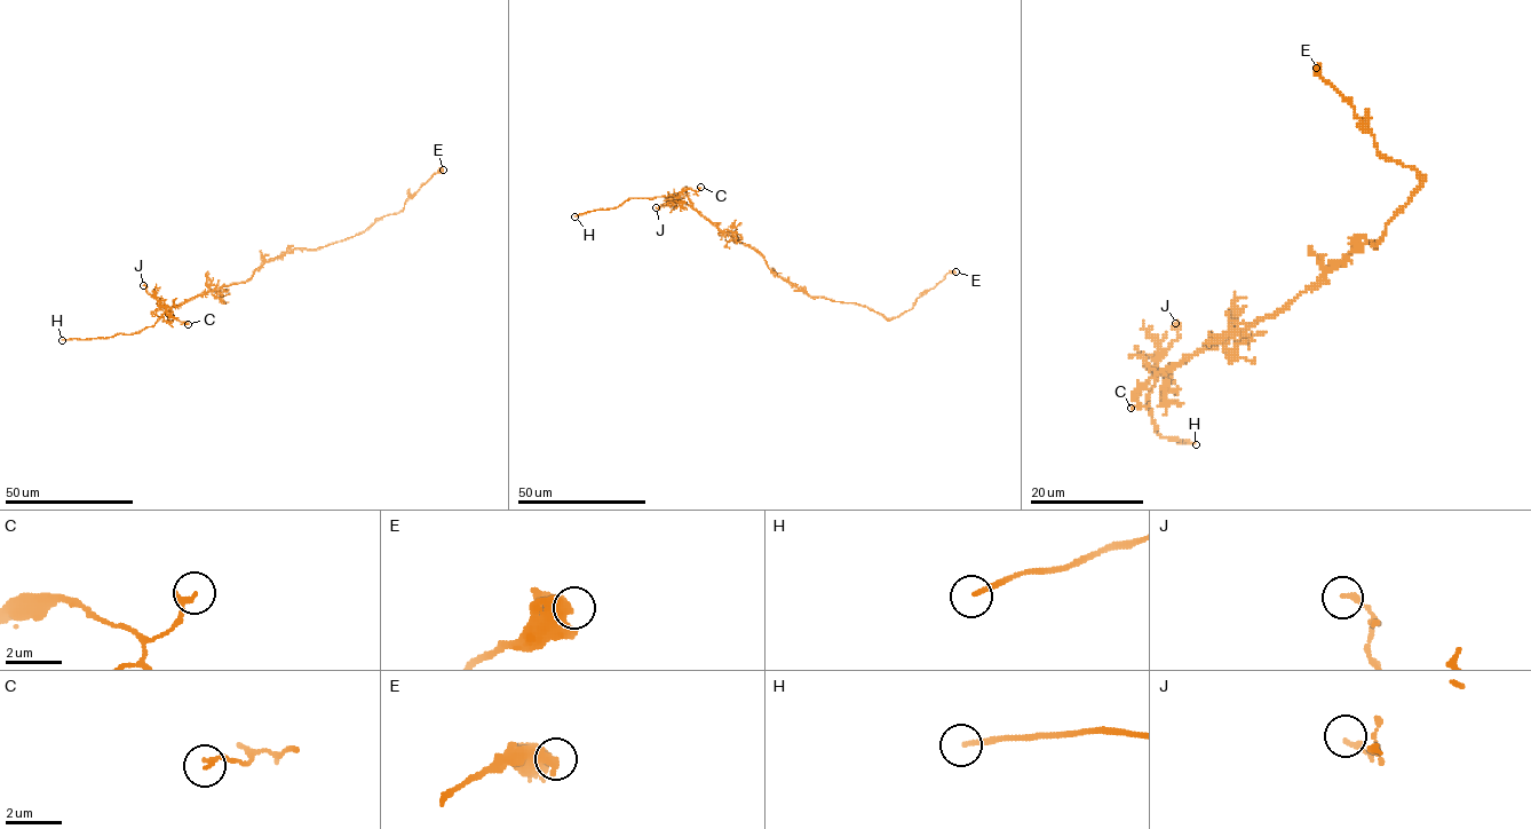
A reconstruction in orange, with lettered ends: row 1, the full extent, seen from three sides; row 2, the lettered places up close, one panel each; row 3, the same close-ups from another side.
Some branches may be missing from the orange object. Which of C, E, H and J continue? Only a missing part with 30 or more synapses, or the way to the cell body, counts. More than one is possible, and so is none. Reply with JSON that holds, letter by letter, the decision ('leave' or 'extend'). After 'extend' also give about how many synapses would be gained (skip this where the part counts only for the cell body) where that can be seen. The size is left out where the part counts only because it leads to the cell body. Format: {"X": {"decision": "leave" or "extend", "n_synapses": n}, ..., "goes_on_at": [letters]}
{"C": {"decision": "leave"}, "E": {"decision": "leave"}, "H": {"decision": "extend"}, "J": {"decision": "leave"}, "goes_on_at": ["H"]}

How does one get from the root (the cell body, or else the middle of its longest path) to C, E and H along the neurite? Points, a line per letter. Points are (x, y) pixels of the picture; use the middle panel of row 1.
C: (770, 269), (759, 253), (720, 231), (679, 197), (688, 188), (697, 191), (700, 187)
E: (770, 269), (811, 297), (856, 304), (887, 318), (910, 310), (918, 298), (946, 274), (956, 271)
H: (770, 269), (759, 253), (720, 231), (673, 195), (631, 198), (616, 207), (574, 216)

